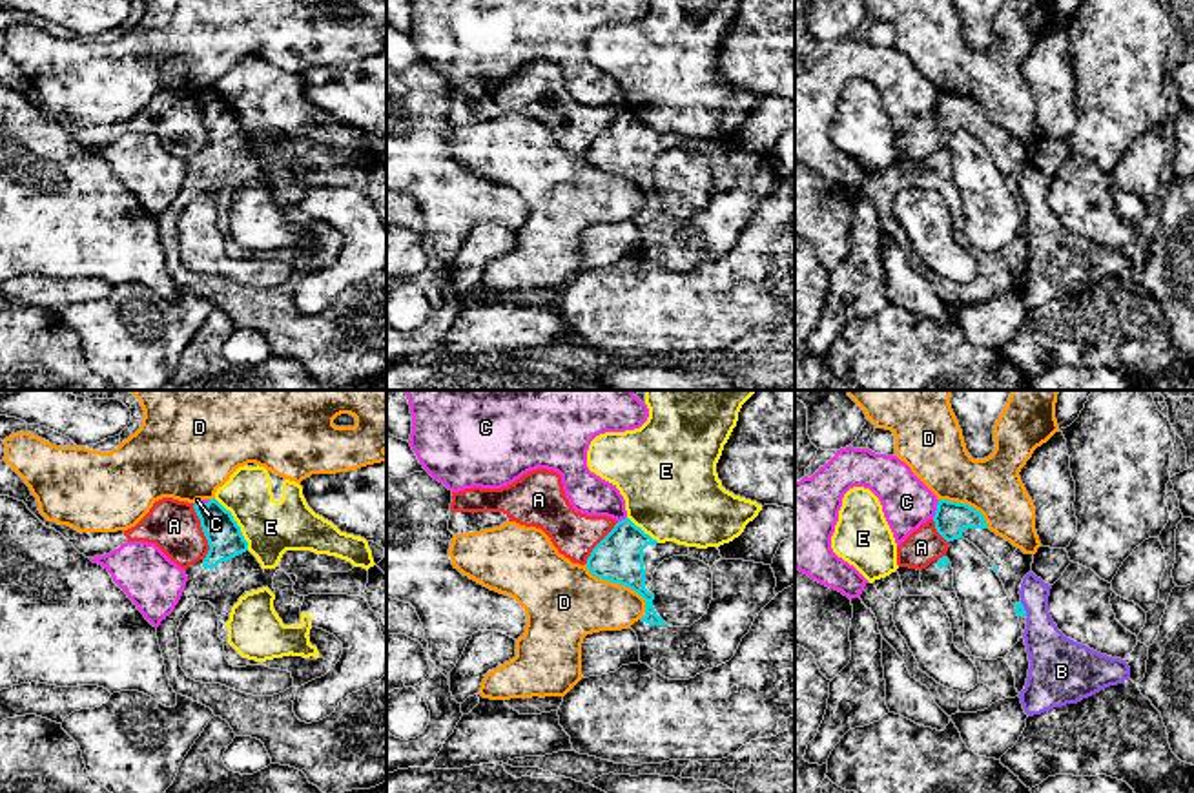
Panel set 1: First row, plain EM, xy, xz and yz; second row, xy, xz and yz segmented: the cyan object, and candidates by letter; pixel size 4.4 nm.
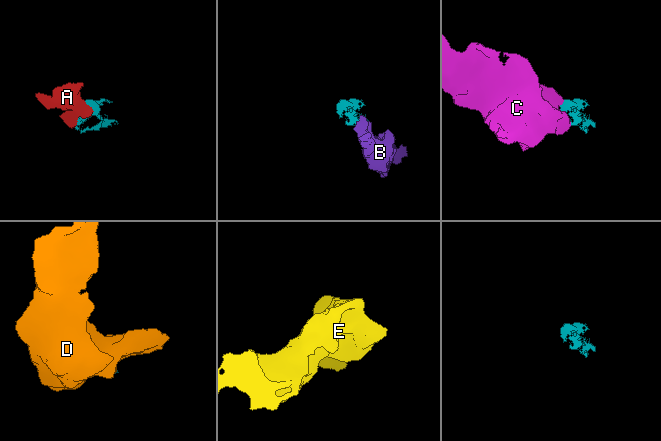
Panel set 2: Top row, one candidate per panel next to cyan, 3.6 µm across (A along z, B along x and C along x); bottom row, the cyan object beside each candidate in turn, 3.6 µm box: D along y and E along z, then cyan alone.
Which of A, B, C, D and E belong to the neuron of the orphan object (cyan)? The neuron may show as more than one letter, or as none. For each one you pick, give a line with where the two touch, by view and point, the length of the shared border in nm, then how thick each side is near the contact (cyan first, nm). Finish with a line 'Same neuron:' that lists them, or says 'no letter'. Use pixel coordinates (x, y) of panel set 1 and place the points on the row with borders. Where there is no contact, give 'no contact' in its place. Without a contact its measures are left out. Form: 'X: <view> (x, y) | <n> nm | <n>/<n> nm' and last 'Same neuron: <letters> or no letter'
Same neuron: no letter

